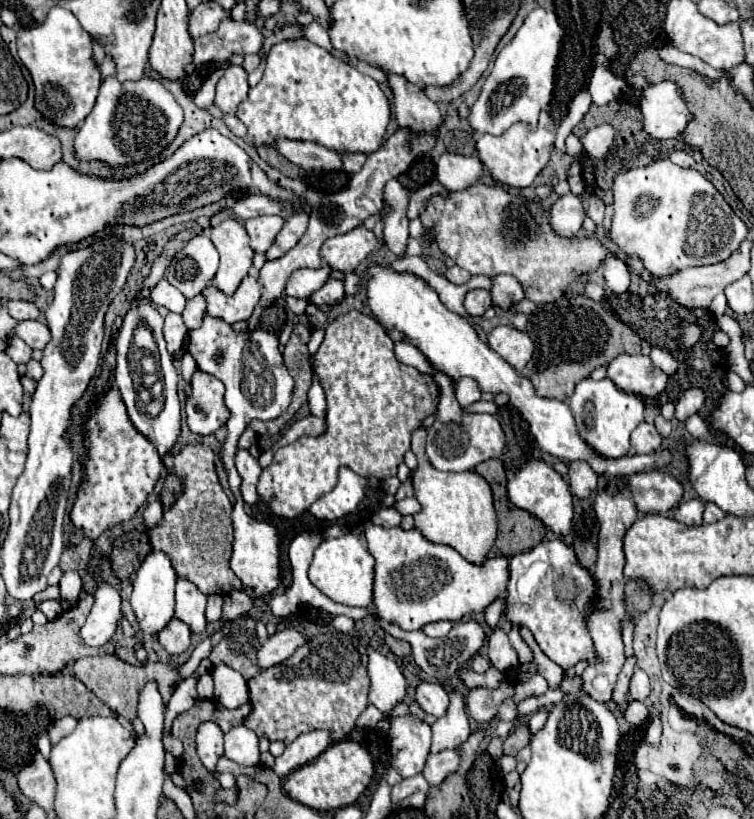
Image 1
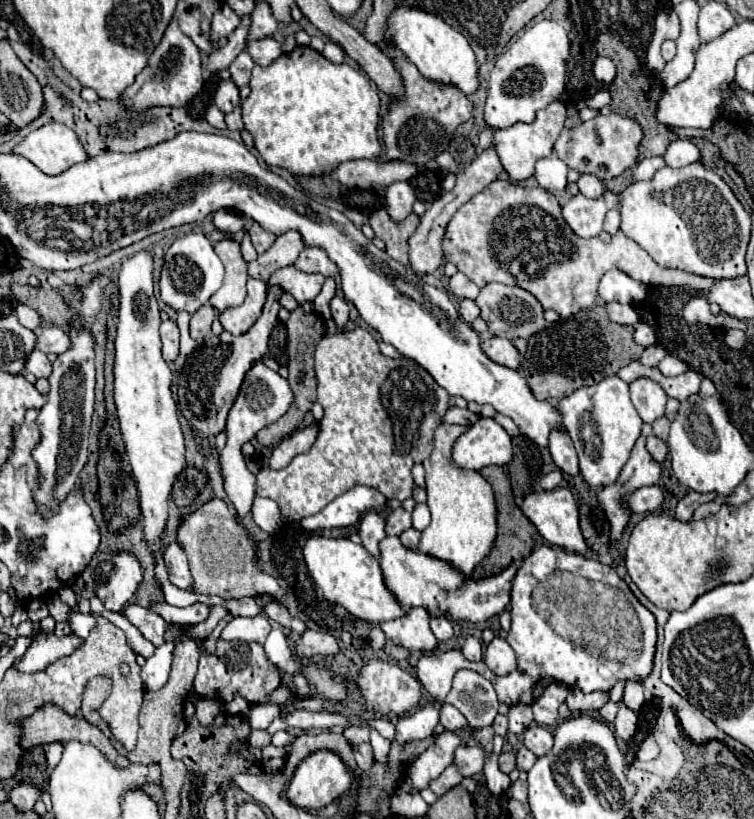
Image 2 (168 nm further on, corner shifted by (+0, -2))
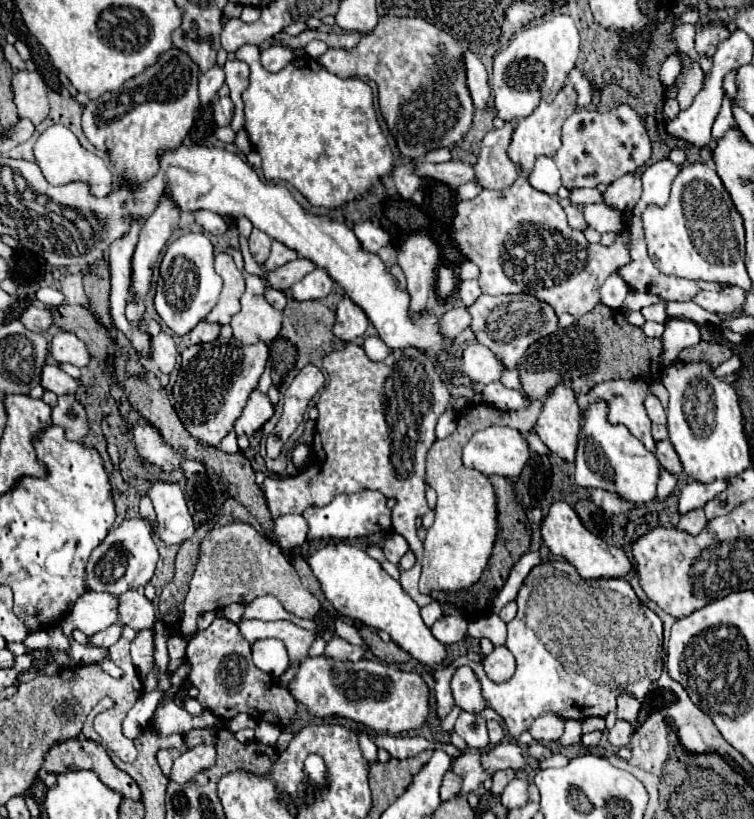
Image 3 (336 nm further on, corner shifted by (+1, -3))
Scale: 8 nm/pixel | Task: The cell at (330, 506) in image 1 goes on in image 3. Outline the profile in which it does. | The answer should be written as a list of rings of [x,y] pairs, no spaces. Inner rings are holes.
[[[360,491],[360,493],[352,493],[352,495],[336,495],[324,507],[310,505],[304,511],[304,519],[310,523],[308,539],[356,539],[356,537],[374,535],[378,531],[388,531],[392,525],[386,497],[378,491]]]

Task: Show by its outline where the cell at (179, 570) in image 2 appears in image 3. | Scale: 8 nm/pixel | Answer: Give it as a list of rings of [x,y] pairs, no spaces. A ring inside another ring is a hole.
[[[148,481],[148,497],[152,499],[156,519],[158,519],[158,537],[172,545],[182,543],[194,535],[194,521],[188,513],[184,487],[182,483],[168,483],[168,481]]]

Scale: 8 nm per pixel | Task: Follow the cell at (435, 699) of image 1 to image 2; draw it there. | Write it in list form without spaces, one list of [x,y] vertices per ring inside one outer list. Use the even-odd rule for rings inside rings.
[[[443,704],[443,706],[441,706],[439,722],[441,722],[447,730],[455,730],[455,732],[459,732],[461,728],[467,726],[467,720],[463,718],[463,714],[461,714],[455,706],[451,706],[451,704]]]

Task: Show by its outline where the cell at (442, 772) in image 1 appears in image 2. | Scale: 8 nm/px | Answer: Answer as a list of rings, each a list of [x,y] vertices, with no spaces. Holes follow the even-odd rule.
[[[459,746],[453,754],[453,766],[461,772],[461,776],[475,776],[483,770],[483,762],[489,754],[477,746]]]

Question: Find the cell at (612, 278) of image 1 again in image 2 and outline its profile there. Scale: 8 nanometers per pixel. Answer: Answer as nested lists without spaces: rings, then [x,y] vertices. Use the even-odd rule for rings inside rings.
[[[609,270],[599,284],[599,296],[603,302],[635,304],[645,298],[645,286],[627,276],[623,270]]]

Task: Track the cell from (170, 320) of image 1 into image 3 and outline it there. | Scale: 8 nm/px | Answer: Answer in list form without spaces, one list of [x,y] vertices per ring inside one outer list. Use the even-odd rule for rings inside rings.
[[[160,333],[160,335],[156,335],[152,339],[152,343],[154,343],[152,361],[158,365],[158,369],[162,373],[166,373],[166,375],[172,373],[172,369],[176,365],[176,355],[178,355],[174,339],[170,335],[166,335],[166,333]]]

